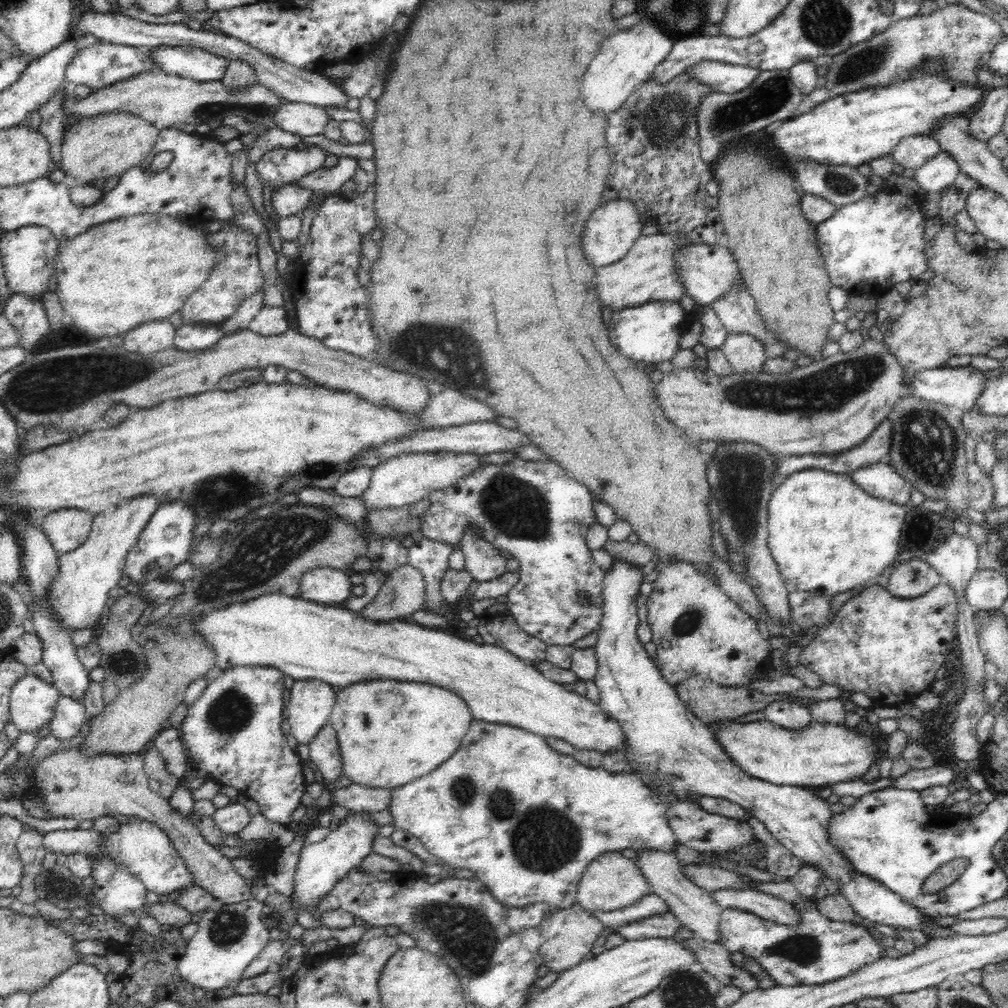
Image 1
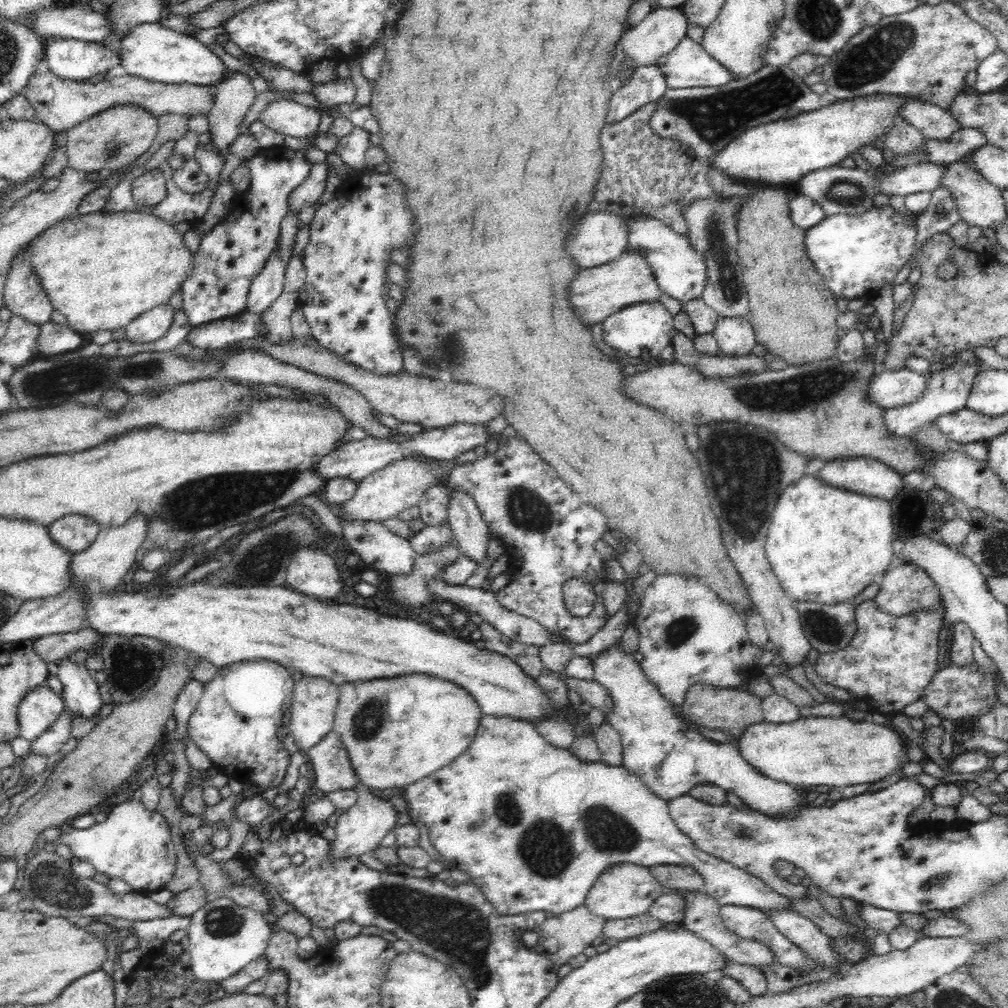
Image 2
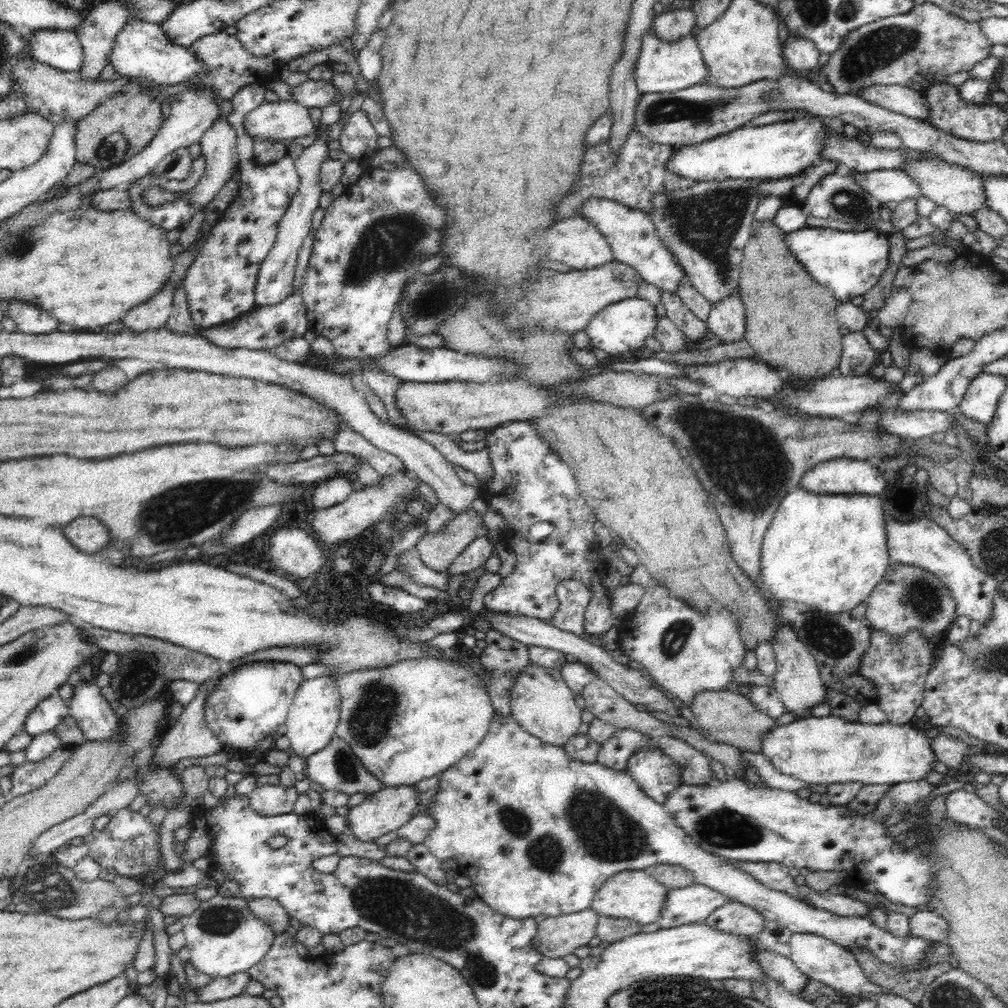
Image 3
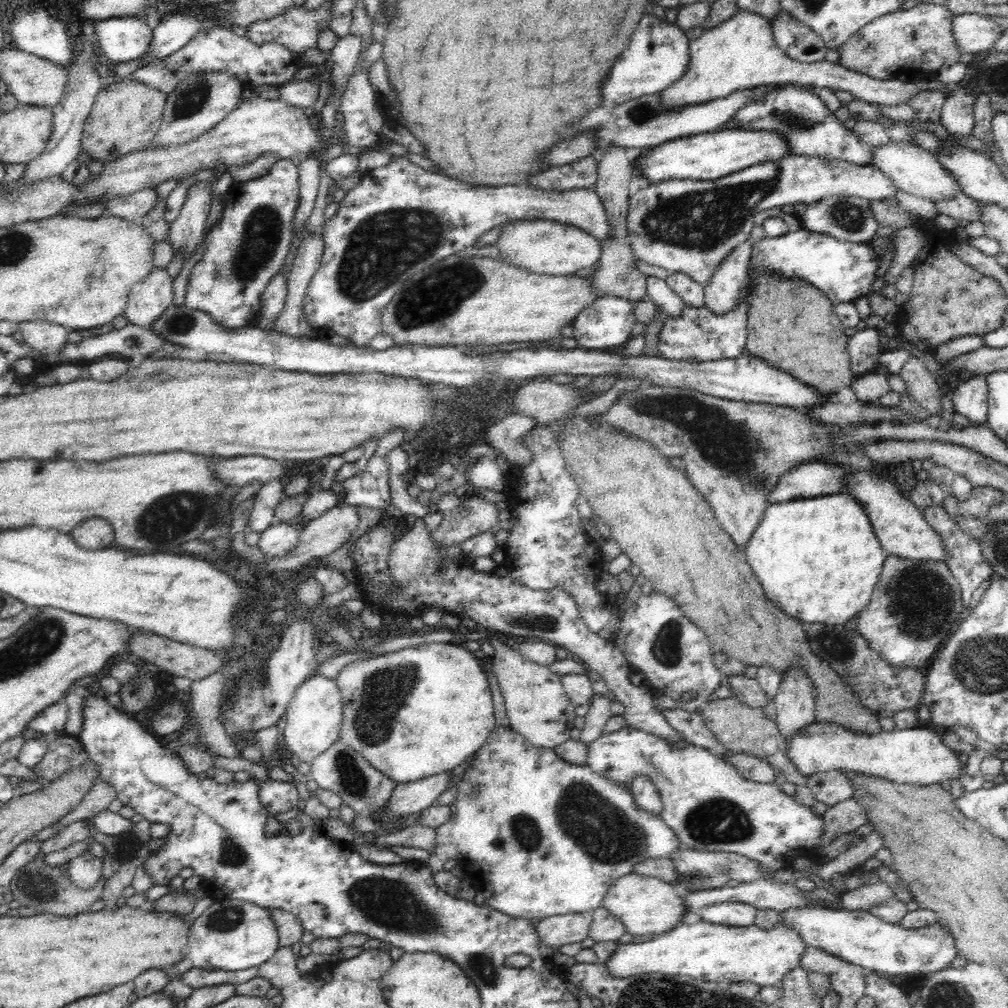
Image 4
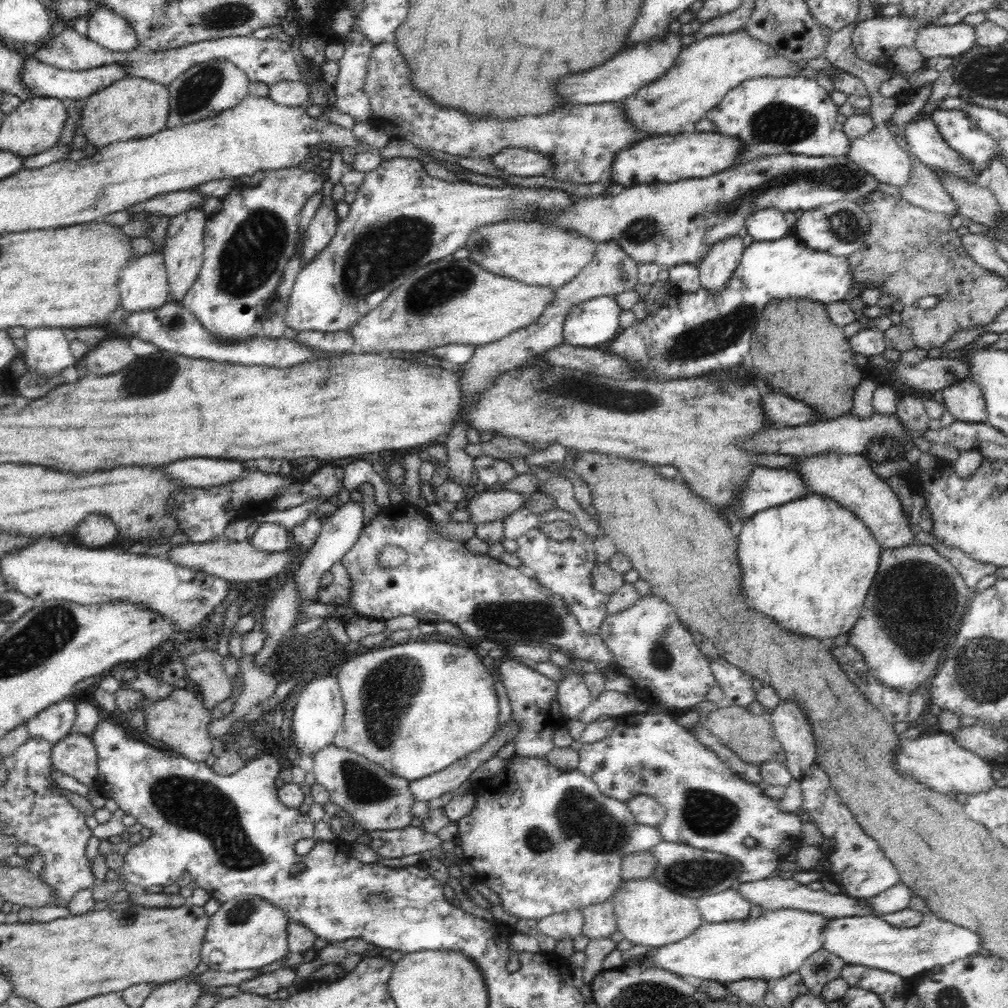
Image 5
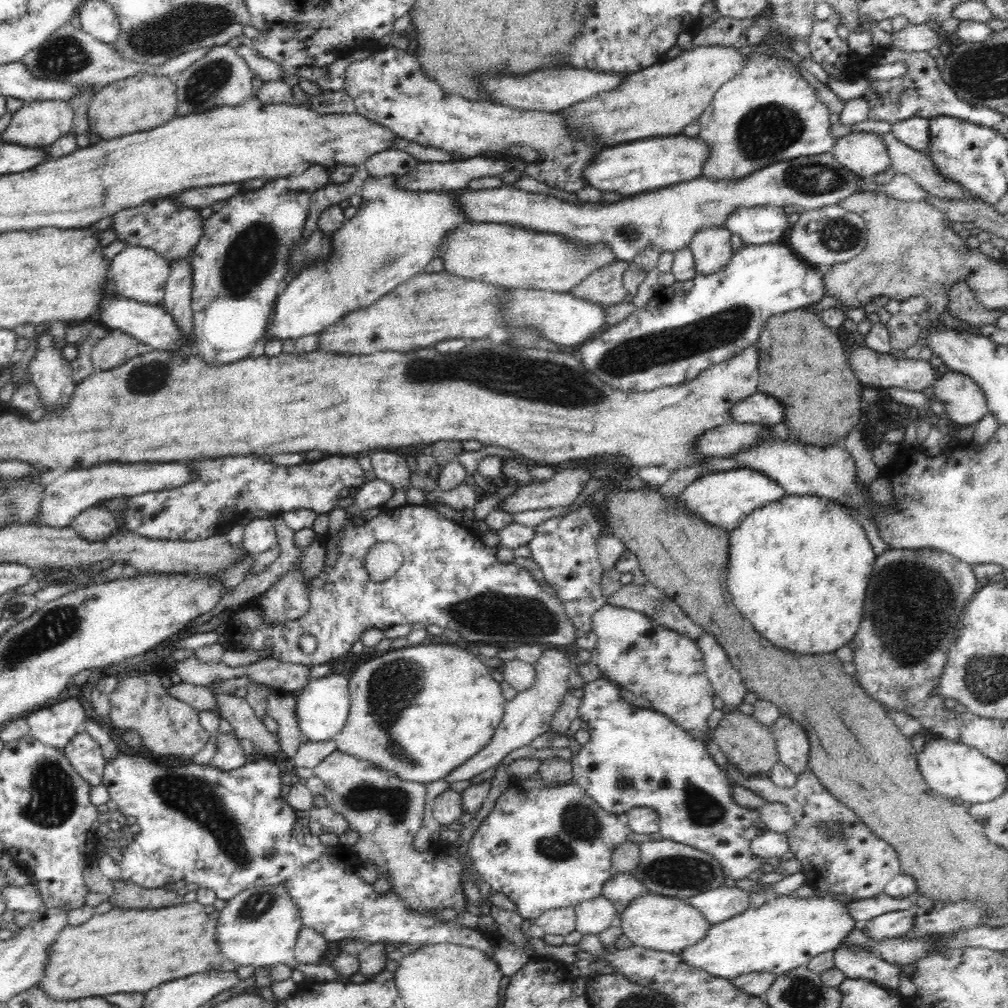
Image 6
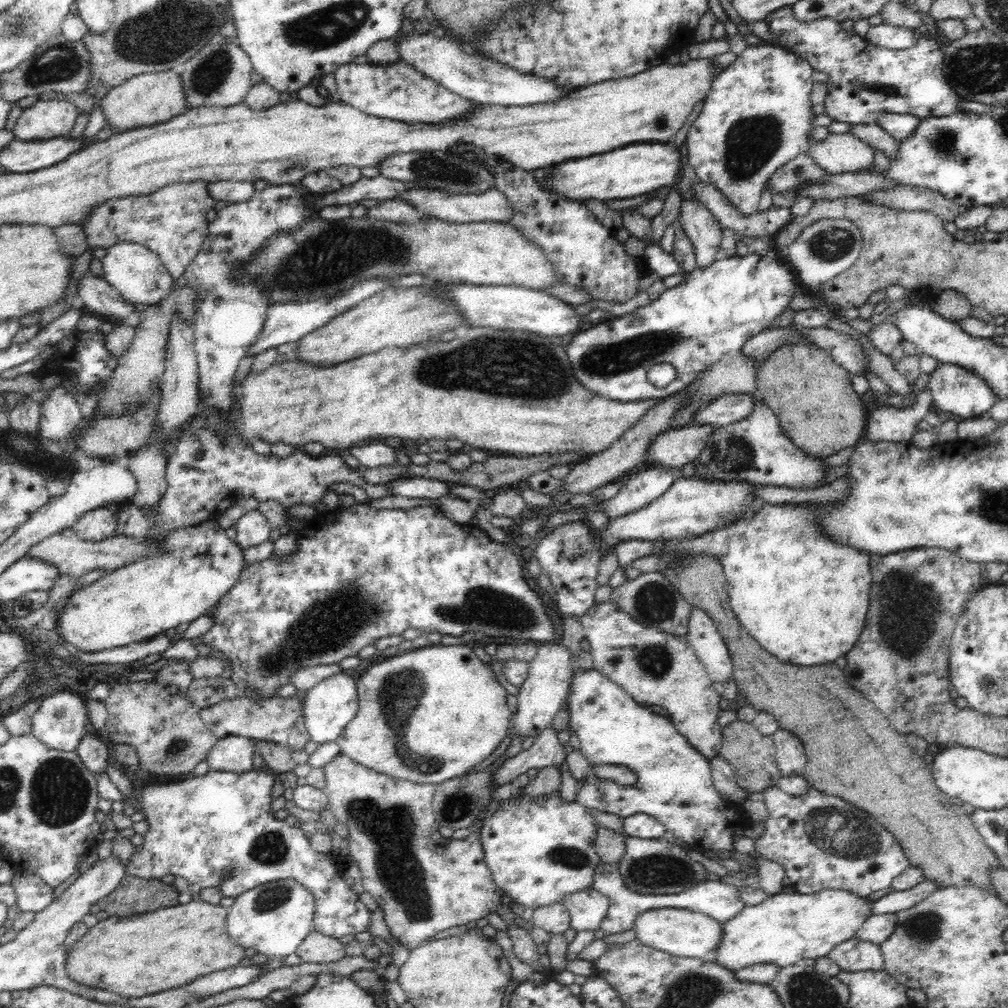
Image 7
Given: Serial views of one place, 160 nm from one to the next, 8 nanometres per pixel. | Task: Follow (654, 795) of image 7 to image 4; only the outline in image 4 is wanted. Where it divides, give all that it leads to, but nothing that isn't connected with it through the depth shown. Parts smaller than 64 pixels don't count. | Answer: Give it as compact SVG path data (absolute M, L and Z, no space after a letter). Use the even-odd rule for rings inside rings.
M624 726L591 742L586 765L592 771L596 771L596 774L604 775L628 789L631 788L632 779L637 774L650 777L661 796L663 809L660 817L676 833L682 848L704 852L735 852L760 863L760 869L764 873L791 869L794 859L799 856L826 864L864 840L864 837L850 832L836 836L827 843L822 841L825 826L823 816L816 816L810 807L796 802L794 797L782 792L775 782L761 783L748 780L723 758L710 753L708 749L688 743L686 739L684 741L682 745L672 745L665 738L655 734Z

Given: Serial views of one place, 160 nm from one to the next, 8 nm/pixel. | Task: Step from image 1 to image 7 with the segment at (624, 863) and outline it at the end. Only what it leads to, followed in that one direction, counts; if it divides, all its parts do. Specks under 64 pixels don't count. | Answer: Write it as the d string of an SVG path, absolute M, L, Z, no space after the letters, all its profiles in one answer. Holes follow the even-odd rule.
M657 908L639 914L634 921L636 939L642 944L680 958L714 960L713 950L720 942L723 923L686 909Z

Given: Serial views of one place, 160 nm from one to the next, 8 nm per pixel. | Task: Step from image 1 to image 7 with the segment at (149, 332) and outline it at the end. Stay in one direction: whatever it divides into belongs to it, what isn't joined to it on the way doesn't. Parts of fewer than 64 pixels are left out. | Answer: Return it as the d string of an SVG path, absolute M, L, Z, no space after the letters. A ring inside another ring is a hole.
M120 242L107 249L107 254L101 262L104 268L103 280L134 304L156 304L162 298L166 298L176 284L169 271L163 266L161 258L141 245Z

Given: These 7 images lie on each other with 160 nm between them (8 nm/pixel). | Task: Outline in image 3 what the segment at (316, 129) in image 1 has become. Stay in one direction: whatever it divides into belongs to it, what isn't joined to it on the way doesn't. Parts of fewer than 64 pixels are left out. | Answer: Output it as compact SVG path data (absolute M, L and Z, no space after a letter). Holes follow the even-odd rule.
M277 101L259 104L243 118L244 131L252 140L289 140L294 142L302 136L315 132L308 107L296 101Z

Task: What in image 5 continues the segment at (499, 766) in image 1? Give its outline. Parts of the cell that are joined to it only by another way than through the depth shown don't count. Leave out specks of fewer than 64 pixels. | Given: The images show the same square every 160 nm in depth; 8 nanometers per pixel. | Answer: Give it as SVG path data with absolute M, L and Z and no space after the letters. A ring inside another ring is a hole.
M516 753L505 761L506 766L497 774L489 777L482 790L474 790L474 794L477 796L475 805L468 816L456 821L458 833L455 840L460 840L459 846L463 850L463 856L468 856L468 860L484 862L484 882L488 884L494 894L498 894L501 905L506 912L512 913L518 918L534 918L539 921L551 914L568 912L568 910L582 910L586 906L606 902L610 900L614 891L624 881L621 877L622 858L626 854L650 851L656 844L665 841L658 827L639 824L632 815L632 811L628 808L628 803L622 802L620 799L610 798L608 795L601 793L596 783L590 777L582 774L580 770L562 771L556 768L556 765L552 766L545 757L524 758ZM917 895L908 908L922 912L922 922L913 927L895 927L876 915L850 915L831 918L821 930L822 949L838 956L845 965L861 965L902 976L921 975L930 968L967 958L981 948L980 937L971 929L938 918Z

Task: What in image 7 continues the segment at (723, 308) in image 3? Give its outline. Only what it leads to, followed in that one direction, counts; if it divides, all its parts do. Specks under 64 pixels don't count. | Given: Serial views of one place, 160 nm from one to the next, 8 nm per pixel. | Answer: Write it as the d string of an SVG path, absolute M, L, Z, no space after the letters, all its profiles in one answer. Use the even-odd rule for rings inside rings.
M689 199L682 202L677 221L694 247L696 267L709 268L723 242L724 229L719 221L708 208Z

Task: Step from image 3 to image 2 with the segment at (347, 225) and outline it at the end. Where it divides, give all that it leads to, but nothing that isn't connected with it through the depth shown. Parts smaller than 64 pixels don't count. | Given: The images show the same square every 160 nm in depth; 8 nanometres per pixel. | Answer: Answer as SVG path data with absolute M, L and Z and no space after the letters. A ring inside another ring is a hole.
M367 169L350 176L337 190L334 198L320 205L310 222L310 240L303 251L307 278L299 290L297 307L310 325L311 338L338 357L376 374L393 375L405 372L403 355L392 328L390 311L386 307L389 289L385 284L392 248L406 250L412 242L412 214L404 202L404 186L389 173Z

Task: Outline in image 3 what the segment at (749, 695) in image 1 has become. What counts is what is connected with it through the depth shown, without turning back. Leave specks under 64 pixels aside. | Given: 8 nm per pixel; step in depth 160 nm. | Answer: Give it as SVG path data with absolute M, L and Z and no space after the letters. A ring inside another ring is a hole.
M744 690L698 692L694 696L694 702L690 705L690 709L694 713L696 726L703 729L703 733L709 738L718 743L736 746L739 750L746 752L762 753L761 736L777 725L772 718L756 709L756 705L749 700Z

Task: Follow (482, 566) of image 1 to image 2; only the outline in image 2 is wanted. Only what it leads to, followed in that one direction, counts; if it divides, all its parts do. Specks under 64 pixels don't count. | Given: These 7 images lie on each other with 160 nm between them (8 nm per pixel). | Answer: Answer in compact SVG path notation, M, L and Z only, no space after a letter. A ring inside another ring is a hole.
M450 492L447 522L451 526L451 540L460 554L477 565L484 562L491 534L477 504L467 492Z

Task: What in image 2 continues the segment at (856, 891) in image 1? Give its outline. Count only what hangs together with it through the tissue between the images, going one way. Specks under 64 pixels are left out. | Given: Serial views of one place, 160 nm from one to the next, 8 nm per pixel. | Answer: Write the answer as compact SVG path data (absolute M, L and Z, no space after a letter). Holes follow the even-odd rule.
M620 642L614 643L606 650L600 651L593 657L594 681L608 688L608 693L612 697L612 710L606 716L605 723L618 731L623 745L623 767L632 774L639 776L641 781L658 798L665 801L688 794L692 786L698 784L713 784L740 798L742 804L749 806L768 817L786 817L800 808L800 806L810 806L812 802L806 802L806 797L802 796L794 785L786 784L778 780L772 780L760 774L753 766L748 765L737 748L732 744L718 743L715 740L704 738L696 732L694 726L688 726L685 718L678 713L672 702L669 702L658 691L656 687L641 667L641 663L636 662L632 653L624 652Z

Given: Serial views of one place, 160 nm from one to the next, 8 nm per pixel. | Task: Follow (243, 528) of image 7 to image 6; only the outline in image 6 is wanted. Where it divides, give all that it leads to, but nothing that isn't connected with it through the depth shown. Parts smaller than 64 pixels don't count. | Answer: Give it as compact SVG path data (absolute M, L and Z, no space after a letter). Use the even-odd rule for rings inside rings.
M253 517L244 527L242 546L248 554L260 554L278 543L274 523L270 519Z

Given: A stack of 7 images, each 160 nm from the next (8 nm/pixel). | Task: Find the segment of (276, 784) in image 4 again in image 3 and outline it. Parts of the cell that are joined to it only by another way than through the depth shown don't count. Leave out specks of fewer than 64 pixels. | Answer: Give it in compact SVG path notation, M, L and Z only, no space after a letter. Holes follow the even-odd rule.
M256 785L248 795L251 809L260 816L292 813L298 792L295 787L284 785Z

